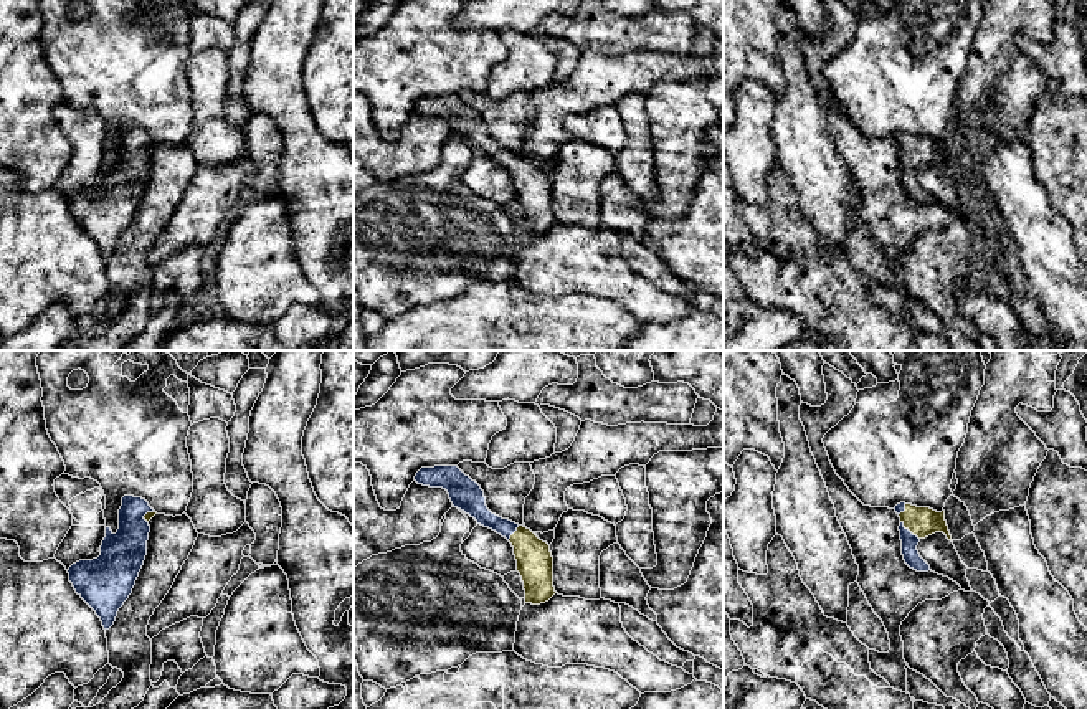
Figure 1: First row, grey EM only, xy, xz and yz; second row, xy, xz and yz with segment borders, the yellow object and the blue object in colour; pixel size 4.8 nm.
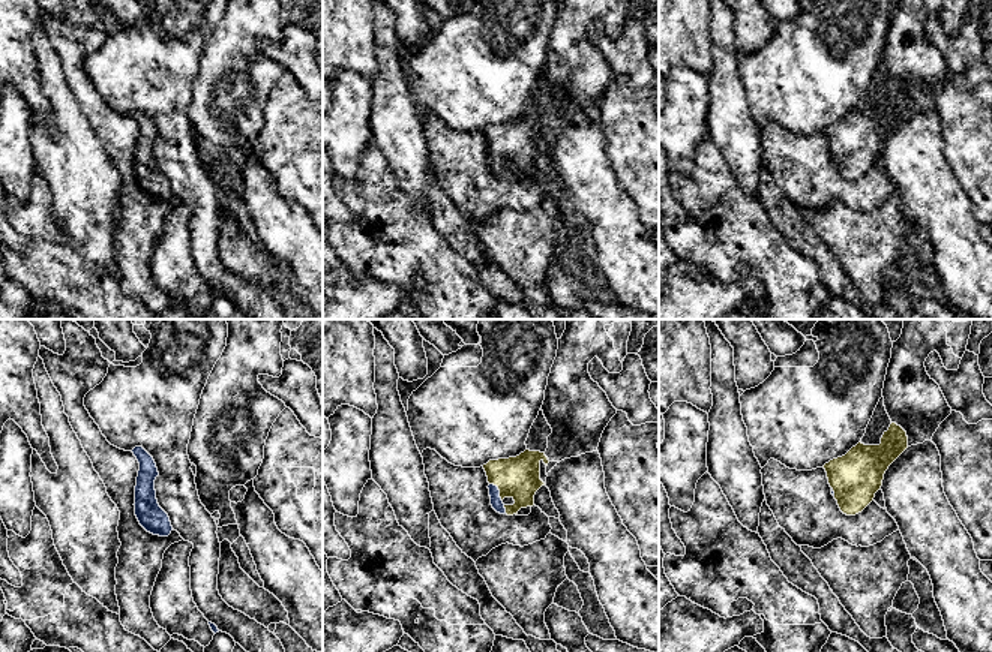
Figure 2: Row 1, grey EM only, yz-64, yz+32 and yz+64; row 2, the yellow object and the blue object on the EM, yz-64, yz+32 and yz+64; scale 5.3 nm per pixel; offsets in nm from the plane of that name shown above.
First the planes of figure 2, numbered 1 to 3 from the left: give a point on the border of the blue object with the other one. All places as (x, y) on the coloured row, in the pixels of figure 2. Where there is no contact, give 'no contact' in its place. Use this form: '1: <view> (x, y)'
1: no contact
2: yz+32 (499, 489)
3: yz+64 (833, 490)

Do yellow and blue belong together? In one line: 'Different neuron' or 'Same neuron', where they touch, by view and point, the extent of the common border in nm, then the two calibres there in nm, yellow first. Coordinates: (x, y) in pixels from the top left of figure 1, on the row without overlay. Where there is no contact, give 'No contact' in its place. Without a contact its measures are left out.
Same neuron. Touches yellow at yz (909, 159). Shared border 130 nm. Thickness 140 nm (yellow) against 80 nm

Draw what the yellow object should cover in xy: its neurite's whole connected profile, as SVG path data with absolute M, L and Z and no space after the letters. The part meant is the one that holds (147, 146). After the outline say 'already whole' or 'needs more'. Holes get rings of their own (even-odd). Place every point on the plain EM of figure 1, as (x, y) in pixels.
M124 126L119 139L119 159L106 157L101 185L79 190L68 200L76 223L96 241L109 259L119 238L132 223L147 185L149 150L157 142L142 127Z; needs more

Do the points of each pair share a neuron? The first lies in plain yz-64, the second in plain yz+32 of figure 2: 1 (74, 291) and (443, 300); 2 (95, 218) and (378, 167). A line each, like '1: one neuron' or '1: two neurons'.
1: one neuron
2: two neurons

